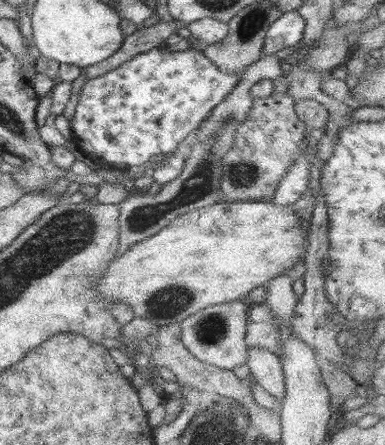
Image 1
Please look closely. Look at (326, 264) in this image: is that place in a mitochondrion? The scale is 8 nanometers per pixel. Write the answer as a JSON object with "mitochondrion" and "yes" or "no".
{"mitochondrion":"no"}

